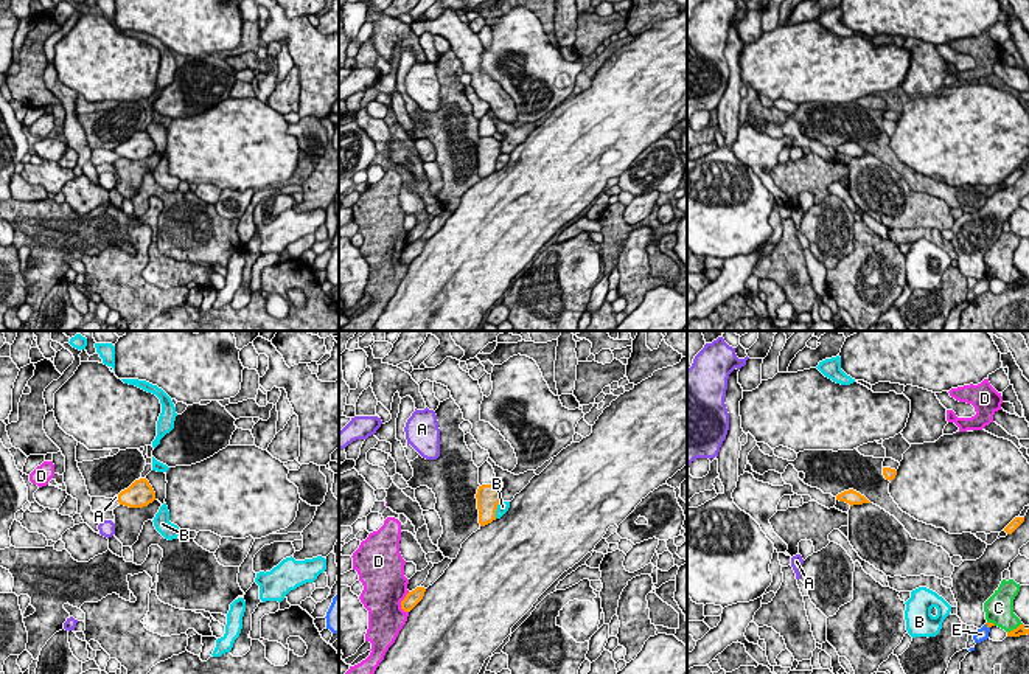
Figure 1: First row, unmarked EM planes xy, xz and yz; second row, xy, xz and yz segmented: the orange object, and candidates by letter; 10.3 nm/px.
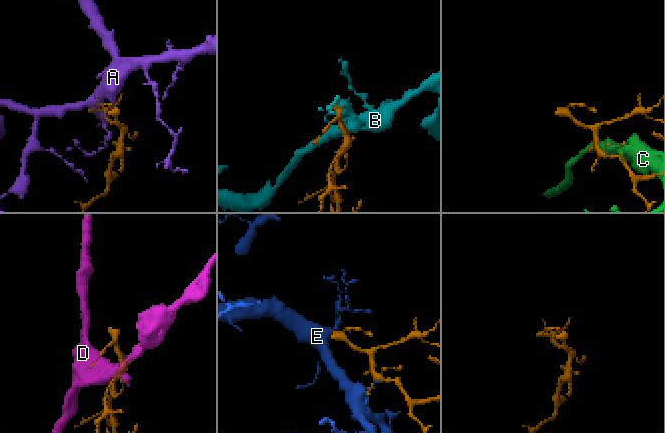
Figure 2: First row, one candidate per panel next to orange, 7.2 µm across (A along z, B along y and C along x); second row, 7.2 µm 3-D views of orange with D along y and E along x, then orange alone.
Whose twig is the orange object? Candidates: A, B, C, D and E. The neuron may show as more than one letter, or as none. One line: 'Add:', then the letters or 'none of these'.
Add: A

